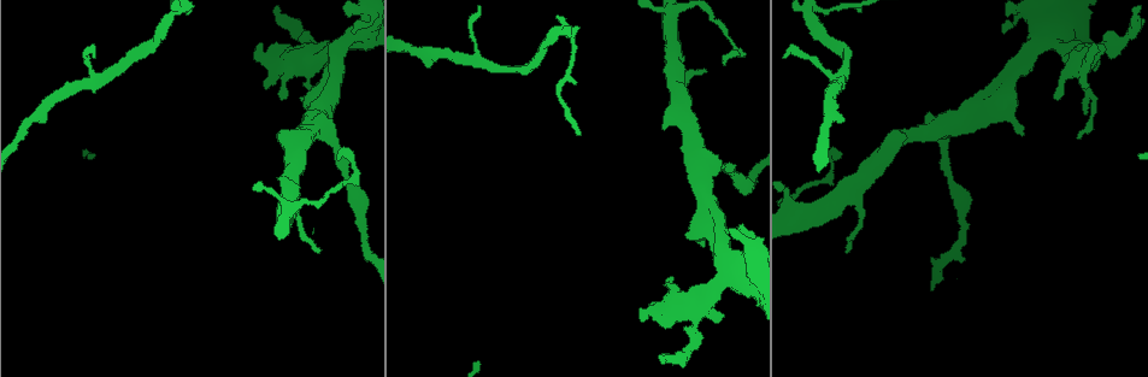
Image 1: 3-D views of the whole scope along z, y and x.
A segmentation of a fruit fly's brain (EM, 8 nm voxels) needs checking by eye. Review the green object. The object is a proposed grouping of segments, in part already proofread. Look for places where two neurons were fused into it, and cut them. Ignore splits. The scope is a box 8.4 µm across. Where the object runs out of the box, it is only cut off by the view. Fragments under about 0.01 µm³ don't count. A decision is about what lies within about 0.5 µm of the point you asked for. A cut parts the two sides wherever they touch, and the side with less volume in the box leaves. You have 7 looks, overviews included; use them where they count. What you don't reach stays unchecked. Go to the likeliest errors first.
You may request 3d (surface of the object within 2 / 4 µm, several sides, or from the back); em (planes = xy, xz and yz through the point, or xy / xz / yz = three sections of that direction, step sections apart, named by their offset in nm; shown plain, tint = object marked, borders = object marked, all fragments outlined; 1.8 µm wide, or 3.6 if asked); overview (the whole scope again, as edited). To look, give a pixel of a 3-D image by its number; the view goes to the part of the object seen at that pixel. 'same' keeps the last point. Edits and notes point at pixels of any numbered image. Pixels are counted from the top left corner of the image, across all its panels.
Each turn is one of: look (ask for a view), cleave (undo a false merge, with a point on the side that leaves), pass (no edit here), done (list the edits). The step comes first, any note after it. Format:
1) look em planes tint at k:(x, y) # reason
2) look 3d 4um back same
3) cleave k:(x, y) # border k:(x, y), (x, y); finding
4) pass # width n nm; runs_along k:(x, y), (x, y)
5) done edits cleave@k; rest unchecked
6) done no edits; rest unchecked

look 3d 2um at 1:(174, 15) # abrupt turn

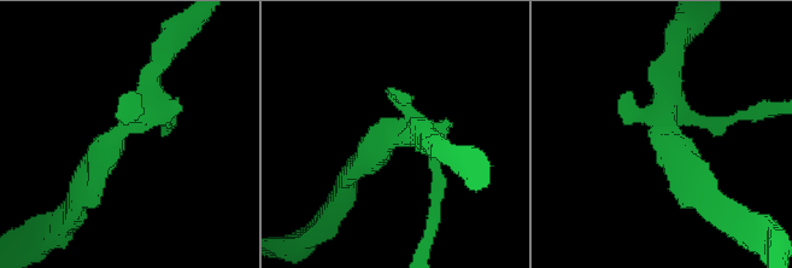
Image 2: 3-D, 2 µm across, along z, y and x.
look em xz step 16 tint at 2:(391, 136) # shape alone is not enough

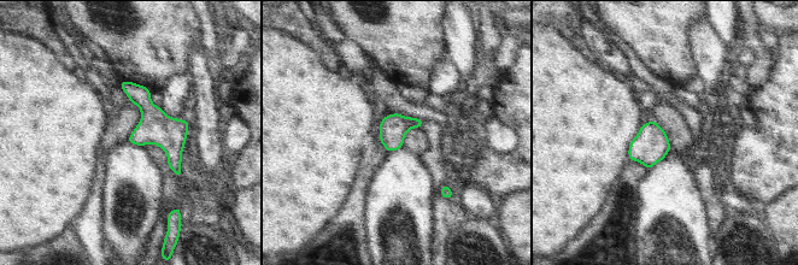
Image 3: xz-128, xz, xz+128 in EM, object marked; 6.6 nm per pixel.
look em planes borders same # another direction

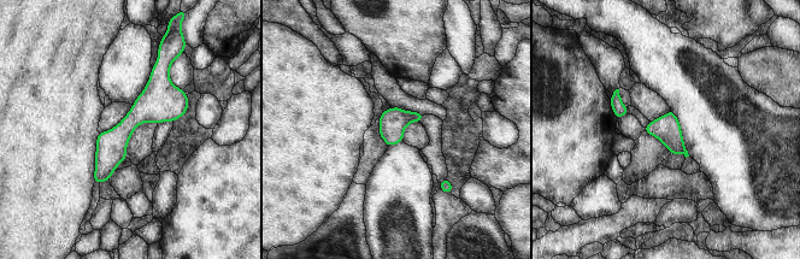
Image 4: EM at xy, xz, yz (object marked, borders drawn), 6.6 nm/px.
pass # runs_along 4:(164, 68), (96, 180); continuous, no second neuron

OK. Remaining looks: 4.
look em 3.6um planes borders at 1:(696, 306) # looks like a crossing

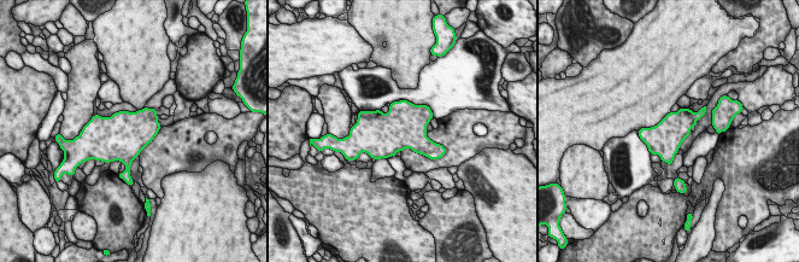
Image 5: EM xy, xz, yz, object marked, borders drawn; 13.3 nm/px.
pass # width 440 nm; all the same neuron

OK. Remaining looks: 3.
look 3d 4um at 1:(837, 85) # three-way junction

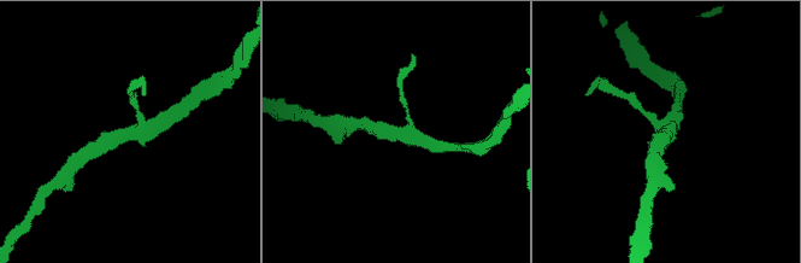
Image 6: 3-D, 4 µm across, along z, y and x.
look em planes tint at 6:(664, 131)

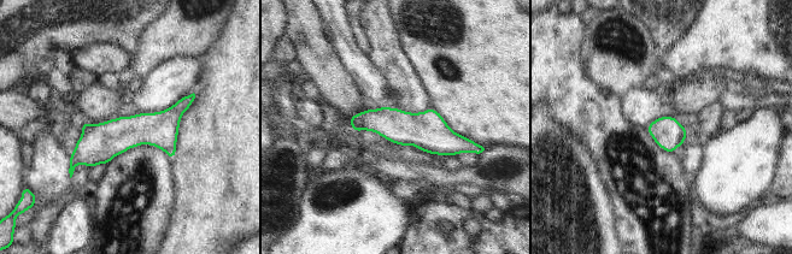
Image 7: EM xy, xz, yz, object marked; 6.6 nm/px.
pass # runs_along 7:(191, 98), (72, 165); continuous, no second neuron

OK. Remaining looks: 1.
done no edits; rest unchecked

